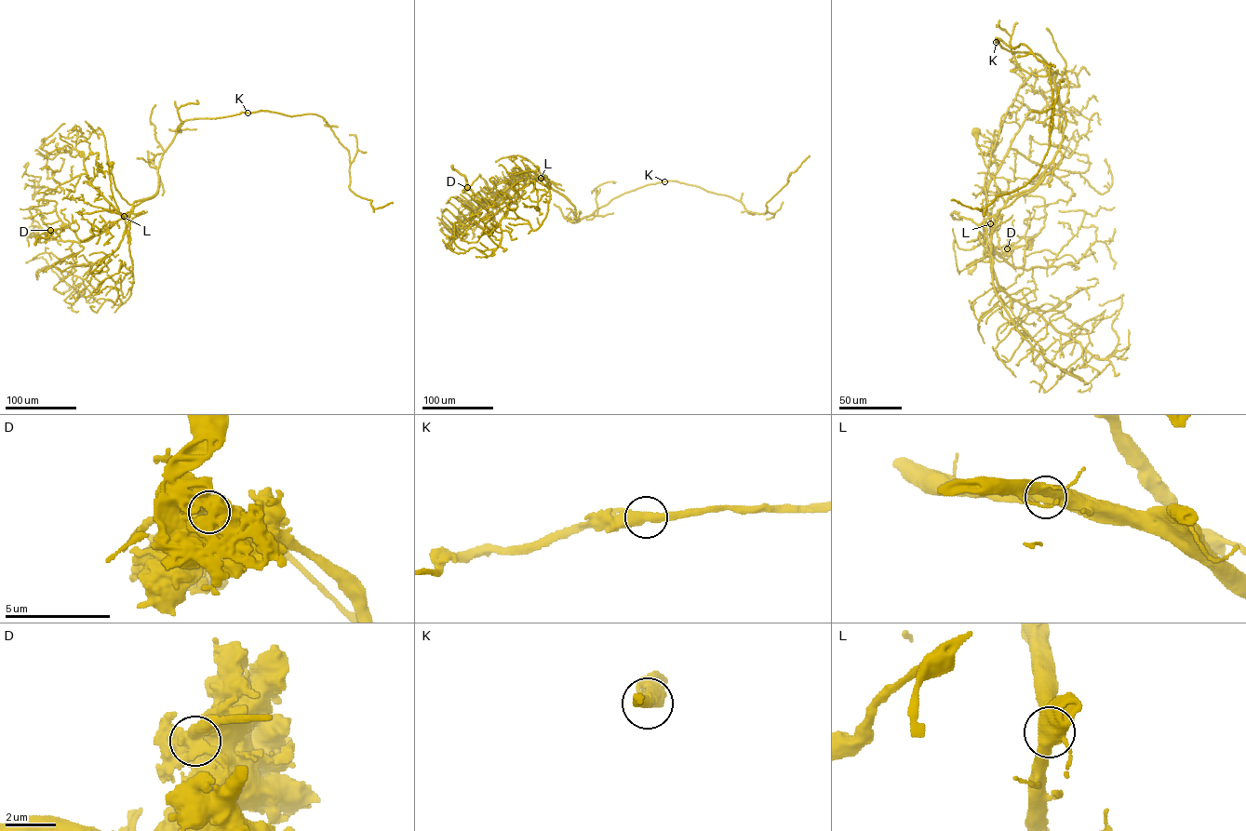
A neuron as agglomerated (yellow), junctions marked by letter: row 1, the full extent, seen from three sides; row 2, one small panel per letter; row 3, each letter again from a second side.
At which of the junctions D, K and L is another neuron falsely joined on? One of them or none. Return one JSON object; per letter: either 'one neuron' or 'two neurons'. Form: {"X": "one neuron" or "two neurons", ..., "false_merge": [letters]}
{"D": "two neurons", "K": "one neuron", "L": "one neuron", "false_merge": ["D"]}

